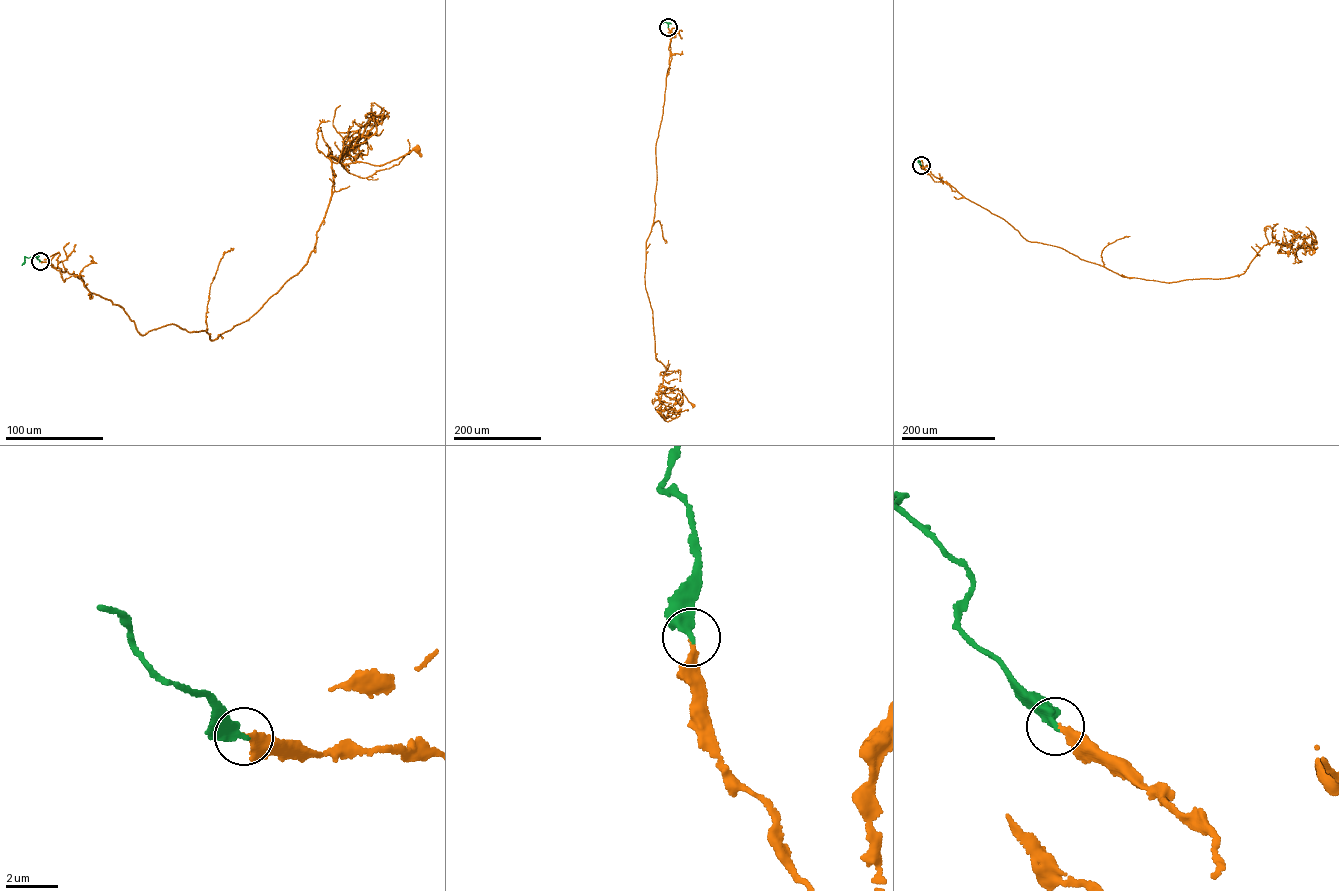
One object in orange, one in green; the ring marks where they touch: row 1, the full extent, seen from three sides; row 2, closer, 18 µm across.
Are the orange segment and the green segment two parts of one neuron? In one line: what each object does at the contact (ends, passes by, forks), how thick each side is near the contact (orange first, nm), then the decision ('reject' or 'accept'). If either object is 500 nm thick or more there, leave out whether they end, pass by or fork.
orange ends; green ends; calibres 280 and 400 nm; accept

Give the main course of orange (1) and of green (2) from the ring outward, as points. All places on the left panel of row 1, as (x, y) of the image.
1: (40, 261), (142, 335), (172, 323), (212, 340), (308, 262), (330, 156), (379, 165), (417, 150)
2: (40, 261), (36, 257), (25, 257), (22, 265)

